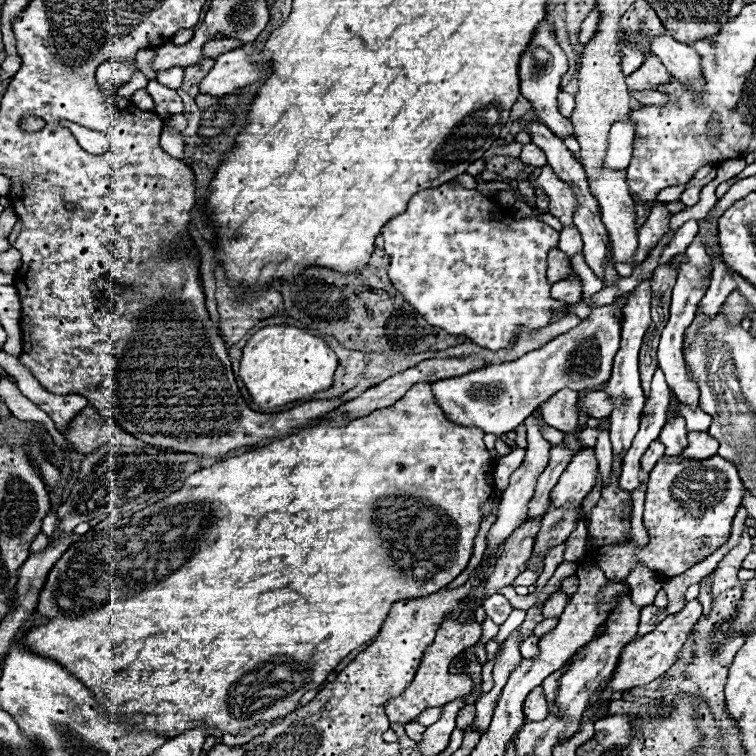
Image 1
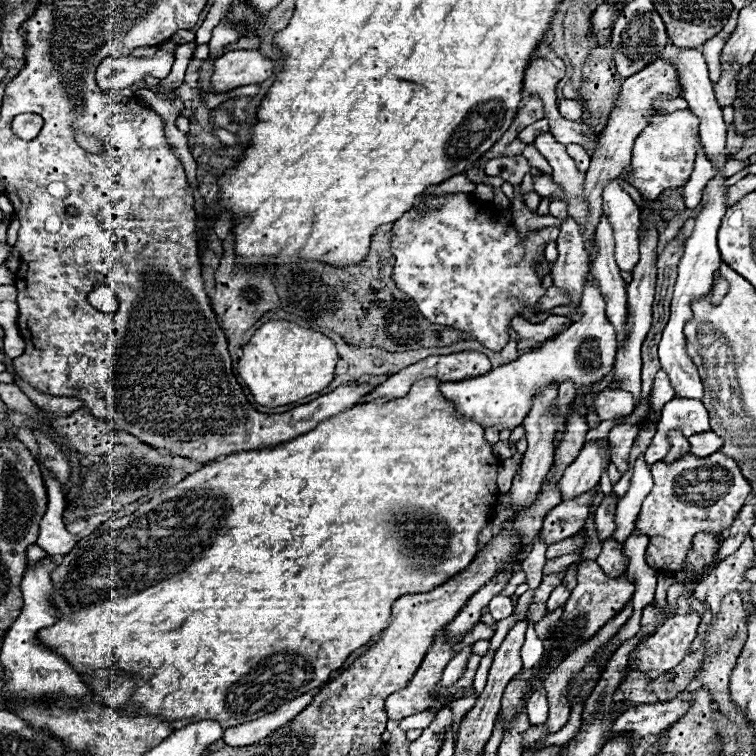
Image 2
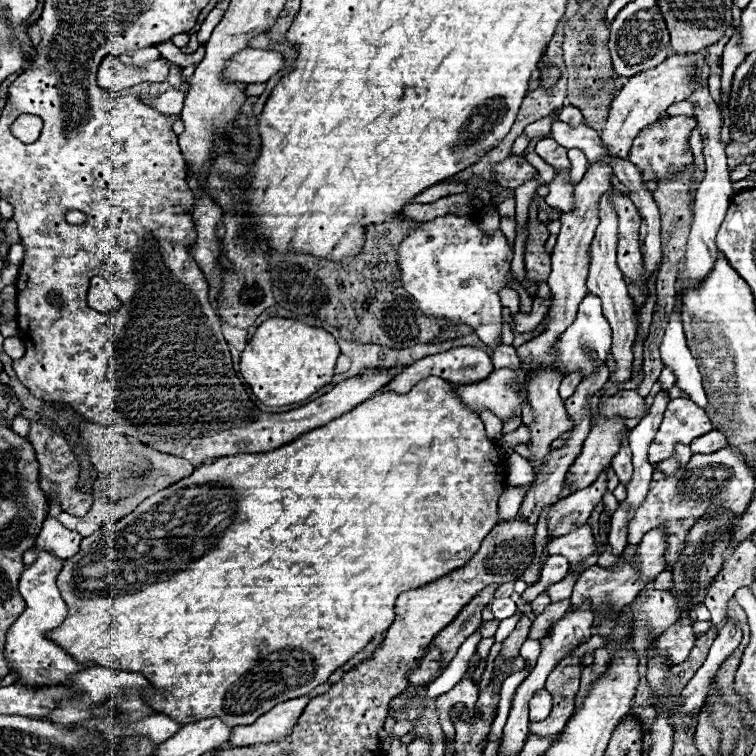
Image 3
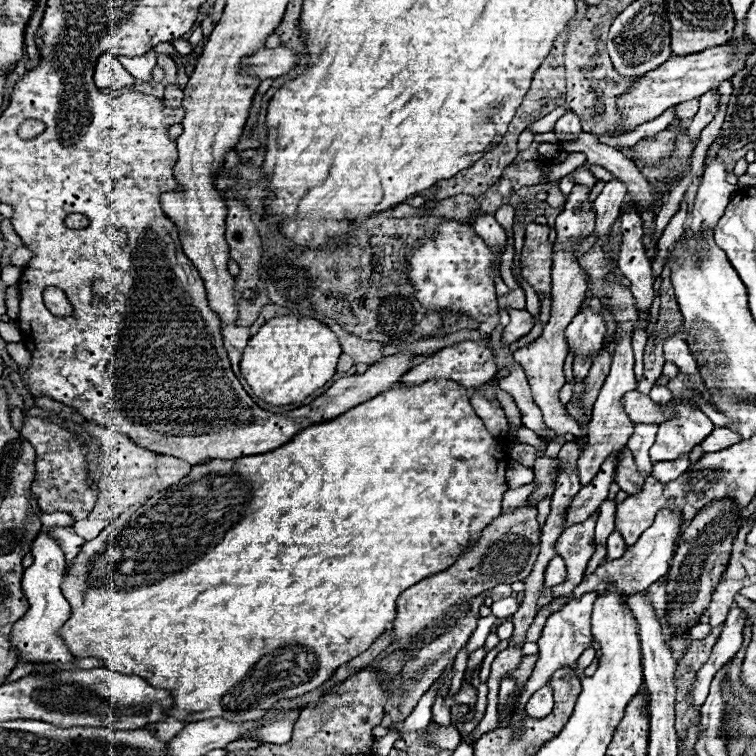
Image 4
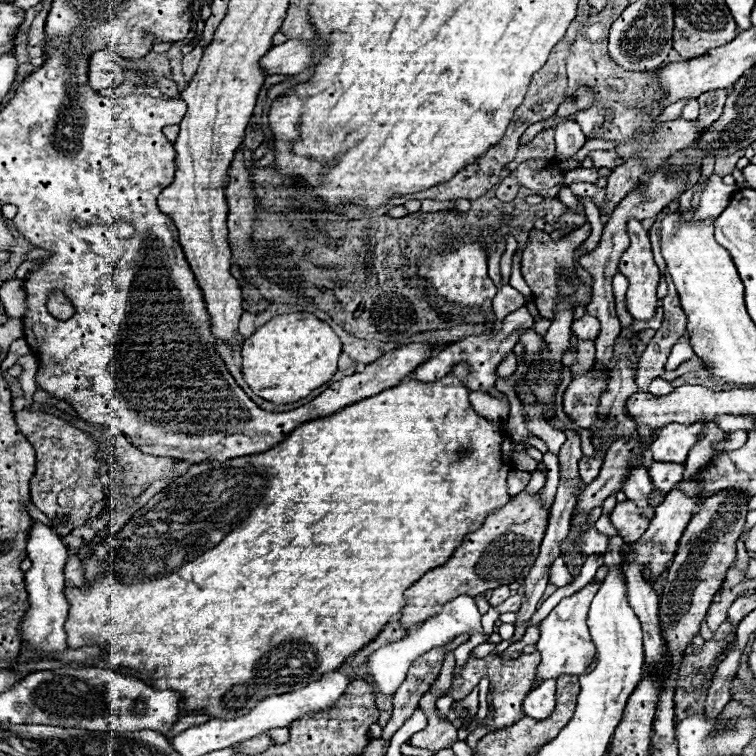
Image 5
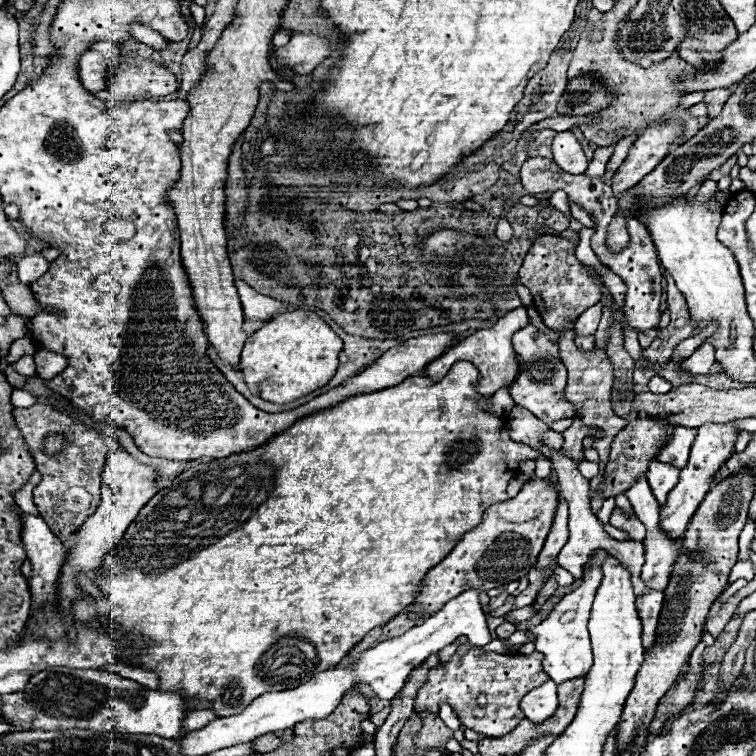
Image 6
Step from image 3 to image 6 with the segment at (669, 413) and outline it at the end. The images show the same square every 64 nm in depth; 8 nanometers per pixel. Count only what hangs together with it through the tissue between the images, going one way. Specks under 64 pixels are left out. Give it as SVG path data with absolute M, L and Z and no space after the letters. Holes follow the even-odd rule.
M686 426L674 428L670 442L666 444L666 448L662 448L662 452L656 456L656 460L676 466L678 470L686 468L694 438L696 438L696 428L686 428Z

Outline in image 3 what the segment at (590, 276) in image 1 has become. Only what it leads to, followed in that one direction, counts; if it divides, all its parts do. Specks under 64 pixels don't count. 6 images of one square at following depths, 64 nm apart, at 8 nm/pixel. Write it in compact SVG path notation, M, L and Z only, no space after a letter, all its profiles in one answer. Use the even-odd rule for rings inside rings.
M588 294L582 300L576 320L562 332L556 348L558 348L558 364L556 366L564 374L582 372L584 376L588 376L608 360L610 348L612 348L612 330L610 330L610 324L606 322L606 318L602 316L602 304L600 304L598 296ZM500 368L490 374L490 378L478 382L478 384L464 384L456 386L460 398L464 404L468 404L474 412L488 408L496 416L500 416L502 422L510 420L512 412L520 414L522 398L512 388L516 380L516 372L510 368Z

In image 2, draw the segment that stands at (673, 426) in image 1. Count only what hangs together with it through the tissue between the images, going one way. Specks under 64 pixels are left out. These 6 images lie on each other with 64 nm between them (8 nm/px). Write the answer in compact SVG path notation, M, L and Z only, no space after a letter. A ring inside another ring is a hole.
M670 432L670 452L664 458L664 464L672 464L674 460L680 460L686 454L690 454L688 440L680 432Z

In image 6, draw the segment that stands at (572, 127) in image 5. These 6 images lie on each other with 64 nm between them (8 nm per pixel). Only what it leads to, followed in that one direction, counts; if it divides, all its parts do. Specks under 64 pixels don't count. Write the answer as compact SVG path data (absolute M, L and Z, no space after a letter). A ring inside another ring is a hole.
M572 130L558 132L552 144L552 160L568 174L584 174L588 168L588 158L584 156L580 142L572 134Z

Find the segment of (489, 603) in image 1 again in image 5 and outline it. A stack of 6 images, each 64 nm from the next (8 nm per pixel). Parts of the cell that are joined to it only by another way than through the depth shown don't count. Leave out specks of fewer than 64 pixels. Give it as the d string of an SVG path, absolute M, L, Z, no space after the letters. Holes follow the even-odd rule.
M514 594L514 596L510 596L506 602L502 602L500 606L496 606L496 610L498 610L500 614L504 614L504 612L518 612L524 600L526 600L526 594Z

